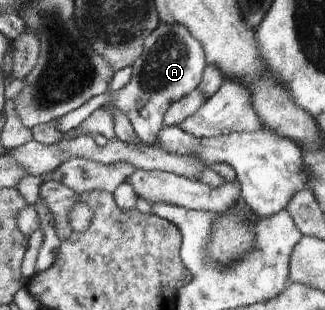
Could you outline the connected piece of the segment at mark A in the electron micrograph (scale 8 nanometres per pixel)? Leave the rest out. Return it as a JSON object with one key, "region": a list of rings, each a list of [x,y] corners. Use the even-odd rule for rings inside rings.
{"region":[[[162,23],[148,36],[142,55],[131,65],[133,76],[130,82],[119,90],[109,91],[92,97],[80,108],[63,115],[55,127],[61,132],[69,132],[88,119],[92,113],[102,110],[111,103],[129,117],[135,134],[146,145],[154,145],[158,134],[166,128],[166,112],[175,101],[185,98],[202,81],[206,56],[202,44],[190,35],[179,23]]]}

